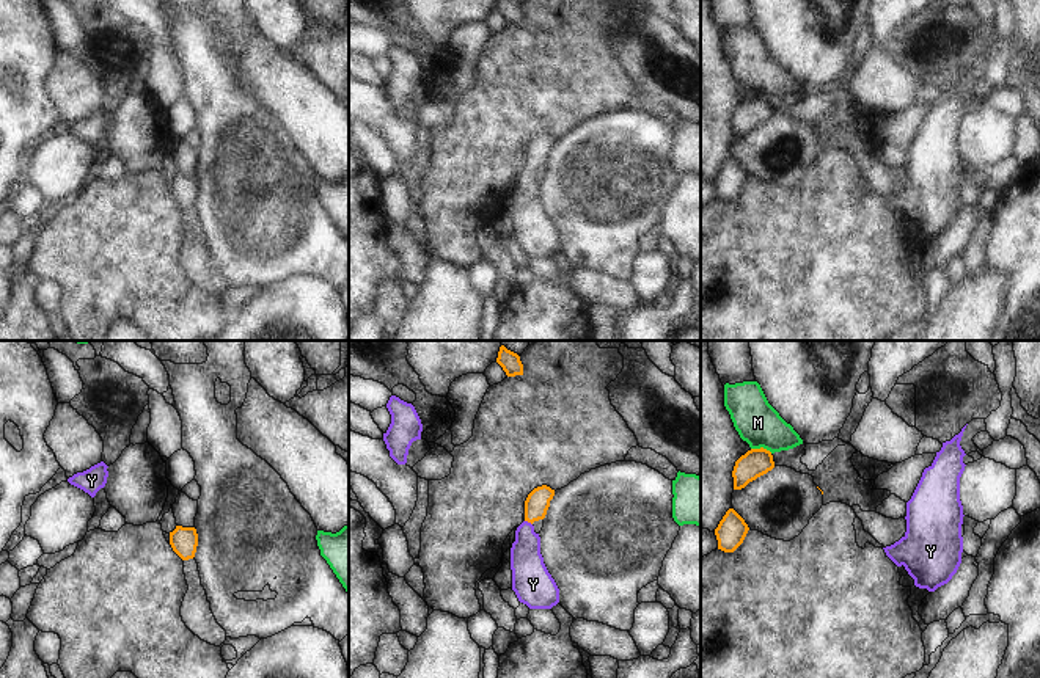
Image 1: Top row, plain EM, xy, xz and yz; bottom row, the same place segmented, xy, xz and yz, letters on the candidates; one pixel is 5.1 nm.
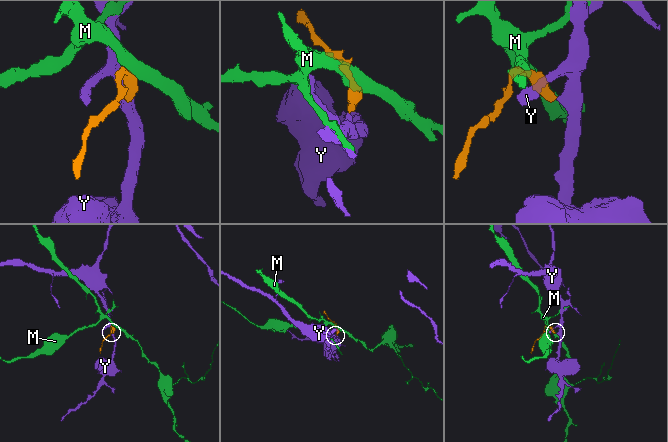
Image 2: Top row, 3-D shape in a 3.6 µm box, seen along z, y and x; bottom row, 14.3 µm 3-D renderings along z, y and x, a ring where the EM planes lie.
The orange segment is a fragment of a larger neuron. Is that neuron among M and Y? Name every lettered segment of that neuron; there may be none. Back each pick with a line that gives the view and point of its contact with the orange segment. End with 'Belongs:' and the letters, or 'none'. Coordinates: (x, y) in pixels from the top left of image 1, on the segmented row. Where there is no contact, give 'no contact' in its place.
Y: meets orange in xz at (528, 521)
Belongs: Y

